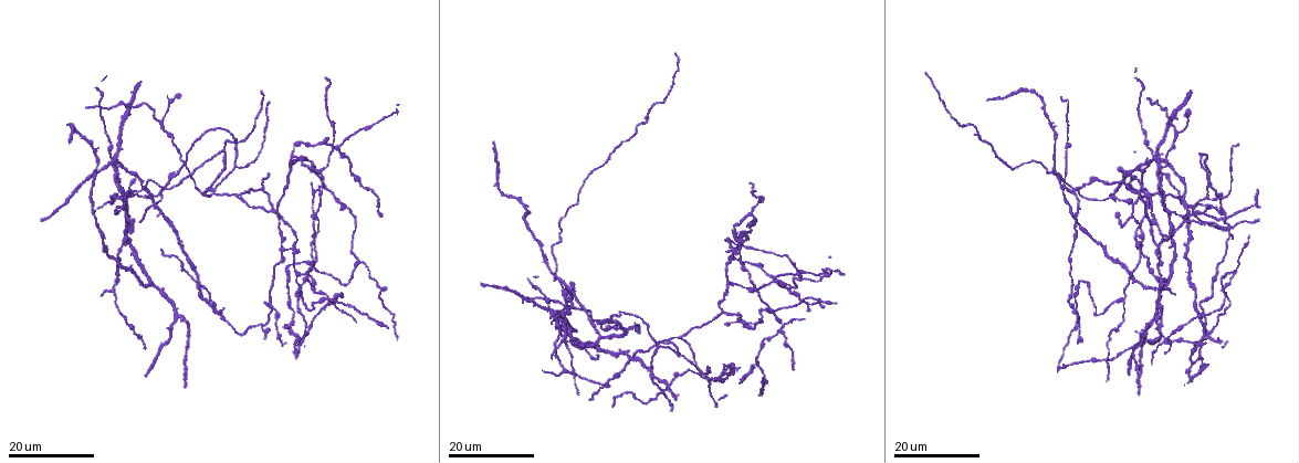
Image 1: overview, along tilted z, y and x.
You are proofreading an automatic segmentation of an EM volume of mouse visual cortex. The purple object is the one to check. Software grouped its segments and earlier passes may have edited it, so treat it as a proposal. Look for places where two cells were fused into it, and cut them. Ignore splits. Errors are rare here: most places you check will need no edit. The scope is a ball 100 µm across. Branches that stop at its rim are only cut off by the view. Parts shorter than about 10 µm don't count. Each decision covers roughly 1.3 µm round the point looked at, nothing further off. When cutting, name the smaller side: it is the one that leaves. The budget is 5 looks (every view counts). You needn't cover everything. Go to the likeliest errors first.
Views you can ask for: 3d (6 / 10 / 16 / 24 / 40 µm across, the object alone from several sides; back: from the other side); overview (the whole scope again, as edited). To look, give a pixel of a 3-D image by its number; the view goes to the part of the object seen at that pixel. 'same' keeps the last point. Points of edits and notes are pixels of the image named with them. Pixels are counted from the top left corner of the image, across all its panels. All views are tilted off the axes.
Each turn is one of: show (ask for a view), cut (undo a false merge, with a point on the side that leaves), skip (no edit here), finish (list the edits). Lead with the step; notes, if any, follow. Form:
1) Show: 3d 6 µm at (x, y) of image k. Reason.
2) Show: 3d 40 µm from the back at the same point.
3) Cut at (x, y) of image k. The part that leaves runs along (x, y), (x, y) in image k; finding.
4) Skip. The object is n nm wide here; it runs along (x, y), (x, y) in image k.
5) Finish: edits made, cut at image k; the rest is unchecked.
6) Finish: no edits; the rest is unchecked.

Show: 3d 24 µm at (1122, 299) of image 1. Three-way junction.

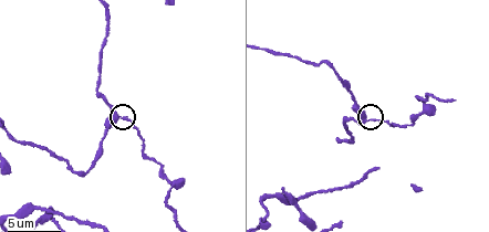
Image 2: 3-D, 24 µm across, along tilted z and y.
Show: 3d 10 µm at (366, 117) of image 2.

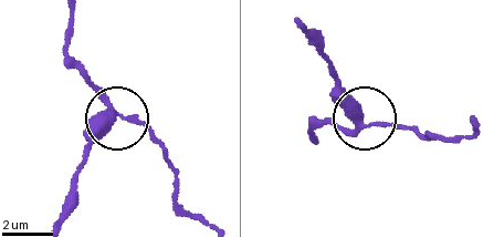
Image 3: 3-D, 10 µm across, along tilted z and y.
Skip. It runs along (73, 13), (67, 48), (94, 93), (163, 142) in image 3; continuous, no second cell.

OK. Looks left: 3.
Show: 3d 24 µm at (114, 174) of image 1.

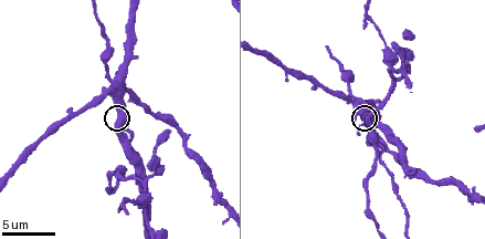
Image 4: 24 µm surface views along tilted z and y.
Show: 3d 10 µm at the same point.

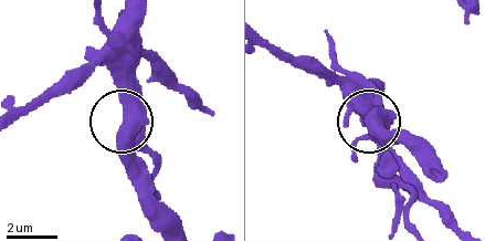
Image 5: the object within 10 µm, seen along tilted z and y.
Show: 3d 10 µm from the back at the same point.

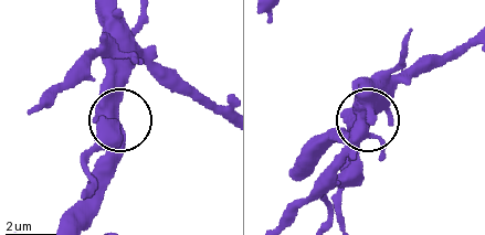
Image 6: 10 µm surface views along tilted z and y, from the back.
Skip. The object is 460 nm wide here; all the same cell.

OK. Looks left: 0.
Finish: no edits; the rest is unchecked.

